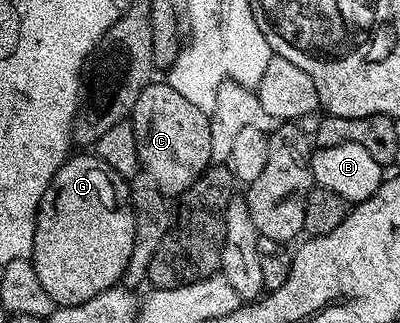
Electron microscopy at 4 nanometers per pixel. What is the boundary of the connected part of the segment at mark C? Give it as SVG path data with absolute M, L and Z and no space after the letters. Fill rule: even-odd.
M152 81L141 89L141 97L137 97L137 105L133 105L131 118L133 133L137 137L137 157L140 168L157 181L161 193L168 197L178 197L184 195L202 177L203 172L212 166L211 161L211 121L208 112L197 109L197 105L192 105L177 89L171 87L170 82Z

